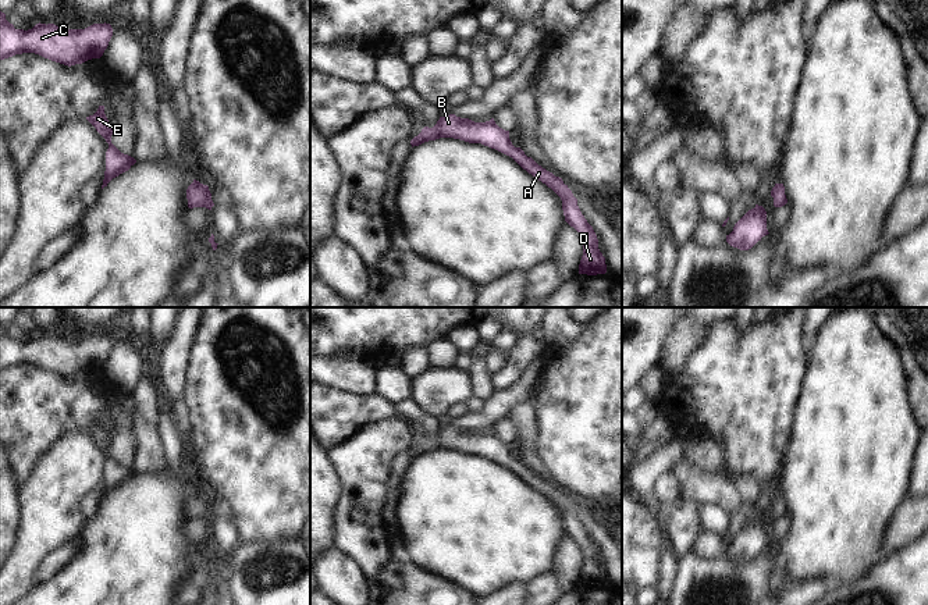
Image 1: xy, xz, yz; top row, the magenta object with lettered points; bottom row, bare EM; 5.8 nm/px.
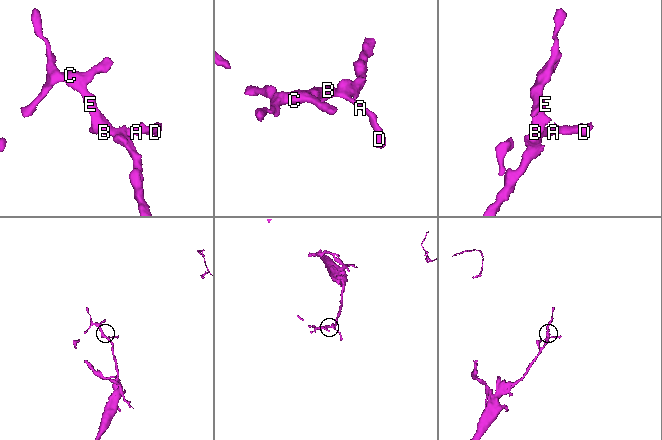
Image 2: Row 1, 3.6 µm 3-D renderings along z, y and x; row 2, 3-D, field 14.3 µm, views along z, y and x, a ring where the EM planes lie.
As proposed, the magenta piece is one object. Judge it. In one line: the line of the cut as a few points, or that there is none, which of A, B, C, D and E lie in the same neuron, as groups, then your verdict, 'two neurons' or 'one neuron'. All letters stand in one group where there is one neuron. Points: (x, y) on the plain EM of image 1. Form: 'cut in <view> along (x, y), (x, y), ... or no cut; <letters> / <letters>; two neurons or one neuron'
no cut; A B C D E; one neuron

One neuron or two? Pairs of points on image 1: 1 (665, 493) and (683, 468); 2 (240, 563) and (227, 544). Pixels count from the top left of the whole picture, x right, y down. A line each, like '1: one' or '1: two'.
1: two
2: two

